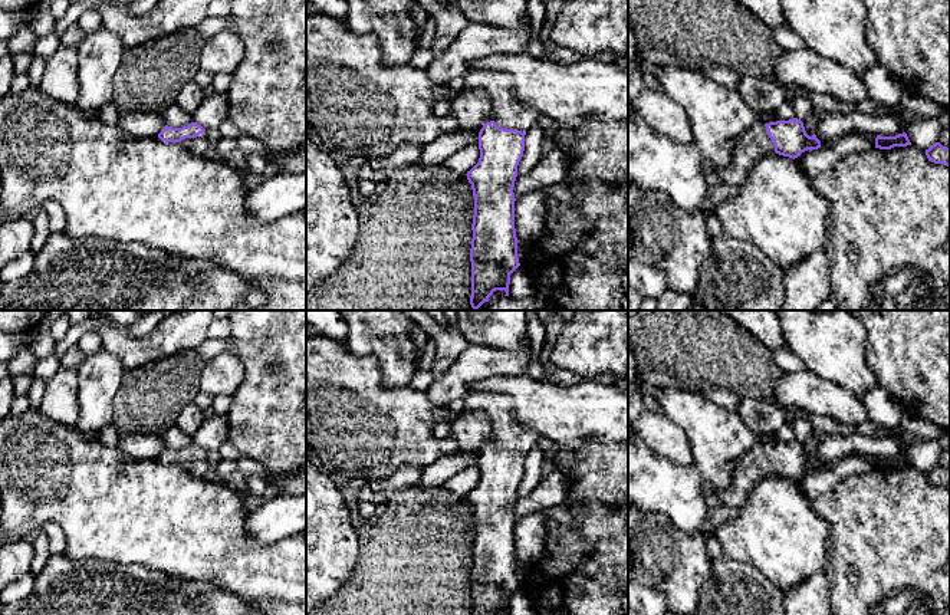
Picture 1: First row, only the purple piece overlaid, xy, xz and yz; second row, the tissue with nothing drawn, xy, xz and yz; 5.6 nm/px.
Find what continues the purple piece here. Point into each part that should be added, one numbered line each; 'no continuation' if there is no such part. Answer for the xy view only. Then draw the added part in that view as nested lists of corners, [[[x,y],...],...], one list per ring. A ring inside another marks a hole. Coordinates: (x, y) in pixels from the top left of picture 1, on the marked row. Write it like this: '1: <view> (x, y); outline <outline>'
1: xy (197, 145); outline [[[204,131],[195,138],[185,138],[181,141],[183,147],[188,149],[191,154],[197,157],[204,157],[208,139],[207,139],[207,132]]]

